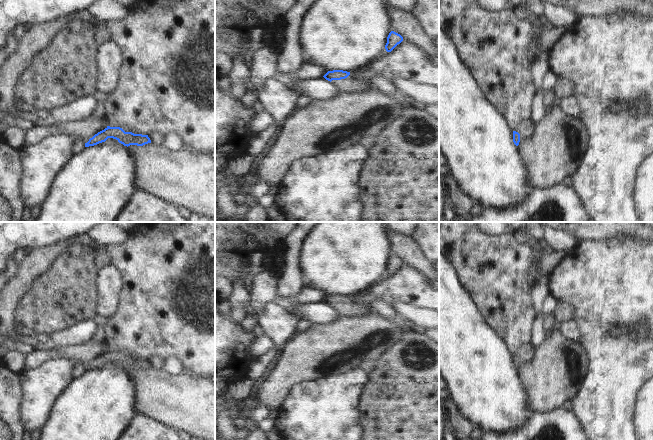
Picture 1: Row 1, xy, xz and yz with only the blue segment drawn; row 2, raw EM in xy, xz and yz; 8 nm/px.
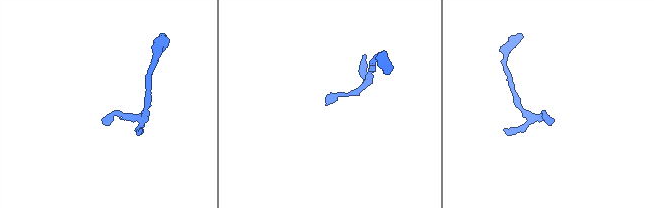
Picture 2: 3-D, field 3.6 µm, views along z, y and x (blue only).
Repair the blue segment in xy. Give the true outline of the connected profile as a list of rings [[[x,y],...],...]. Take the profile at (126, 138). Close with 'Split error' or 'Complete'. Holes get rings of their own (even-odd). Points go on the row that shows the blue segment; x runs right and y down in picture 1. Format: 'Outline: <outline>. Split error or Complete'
Outline: [[[107,126],[104,130],[90,138],[89,141],[85,143],[85,147],[97,145],[105,142],[106,140],[119,142],[127,147],[130,145],[143,146],[151,143],[148,135],[134,134],[129,128]]]. Split error

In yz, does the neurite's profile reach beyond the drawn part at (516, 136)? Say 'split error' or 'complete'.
split error

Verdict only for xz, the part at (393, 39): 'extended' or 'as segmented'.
as segmented

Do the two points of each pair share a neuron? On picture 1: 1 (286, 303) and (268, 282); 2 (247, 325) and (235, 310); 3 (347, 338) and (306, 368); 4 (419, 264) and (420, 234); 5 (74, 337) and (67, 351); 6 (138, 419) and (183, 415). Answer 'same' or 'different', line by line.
1: same
2: different
3: same
4: different
5: different
6: different

